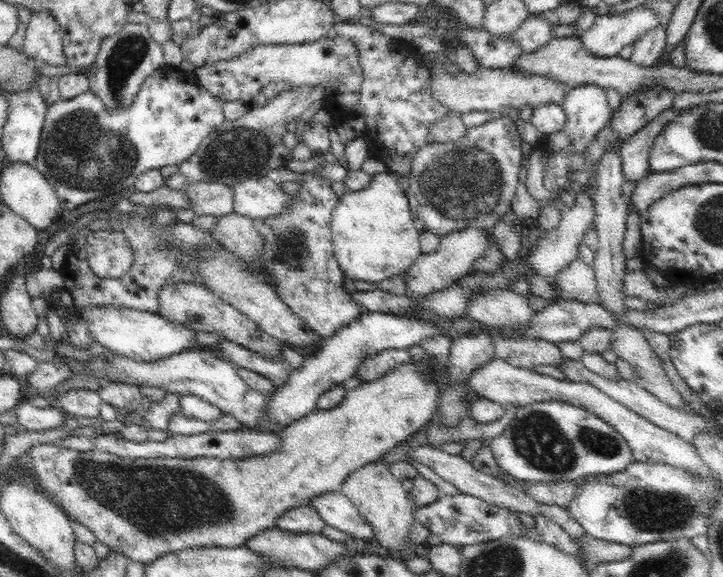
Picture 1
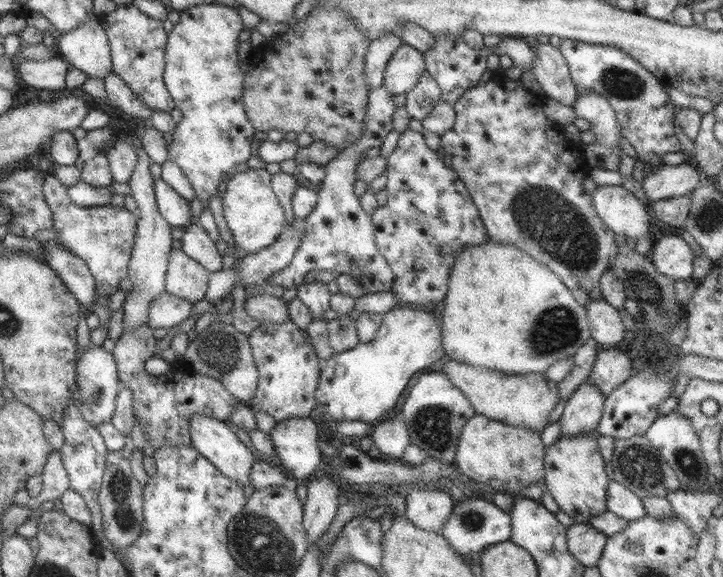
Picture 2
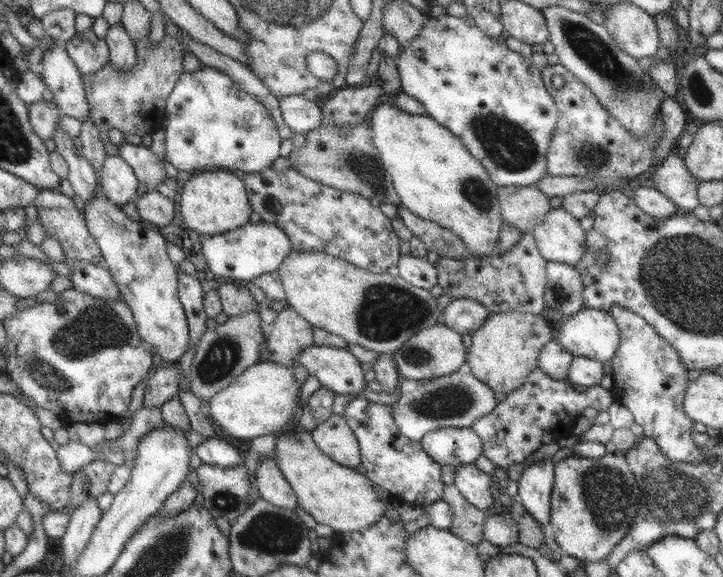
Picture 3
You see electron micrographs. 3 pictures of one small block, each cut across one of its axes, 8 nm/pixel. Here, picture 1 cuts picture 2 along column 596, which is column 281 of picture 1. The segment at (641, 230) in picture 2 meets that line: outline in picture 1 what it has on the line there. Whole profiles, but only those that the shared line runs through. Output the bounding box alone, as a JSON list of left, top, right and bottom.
[230,176,292,220]

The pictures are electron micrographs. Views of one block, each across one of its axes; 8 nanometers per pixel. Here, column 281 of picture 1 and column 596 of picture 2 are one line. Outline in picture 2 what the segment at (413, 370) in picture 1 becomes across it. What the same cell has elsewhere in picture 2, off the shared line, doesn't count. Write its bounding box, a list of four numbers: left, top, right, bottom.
[544,431,611,523]

